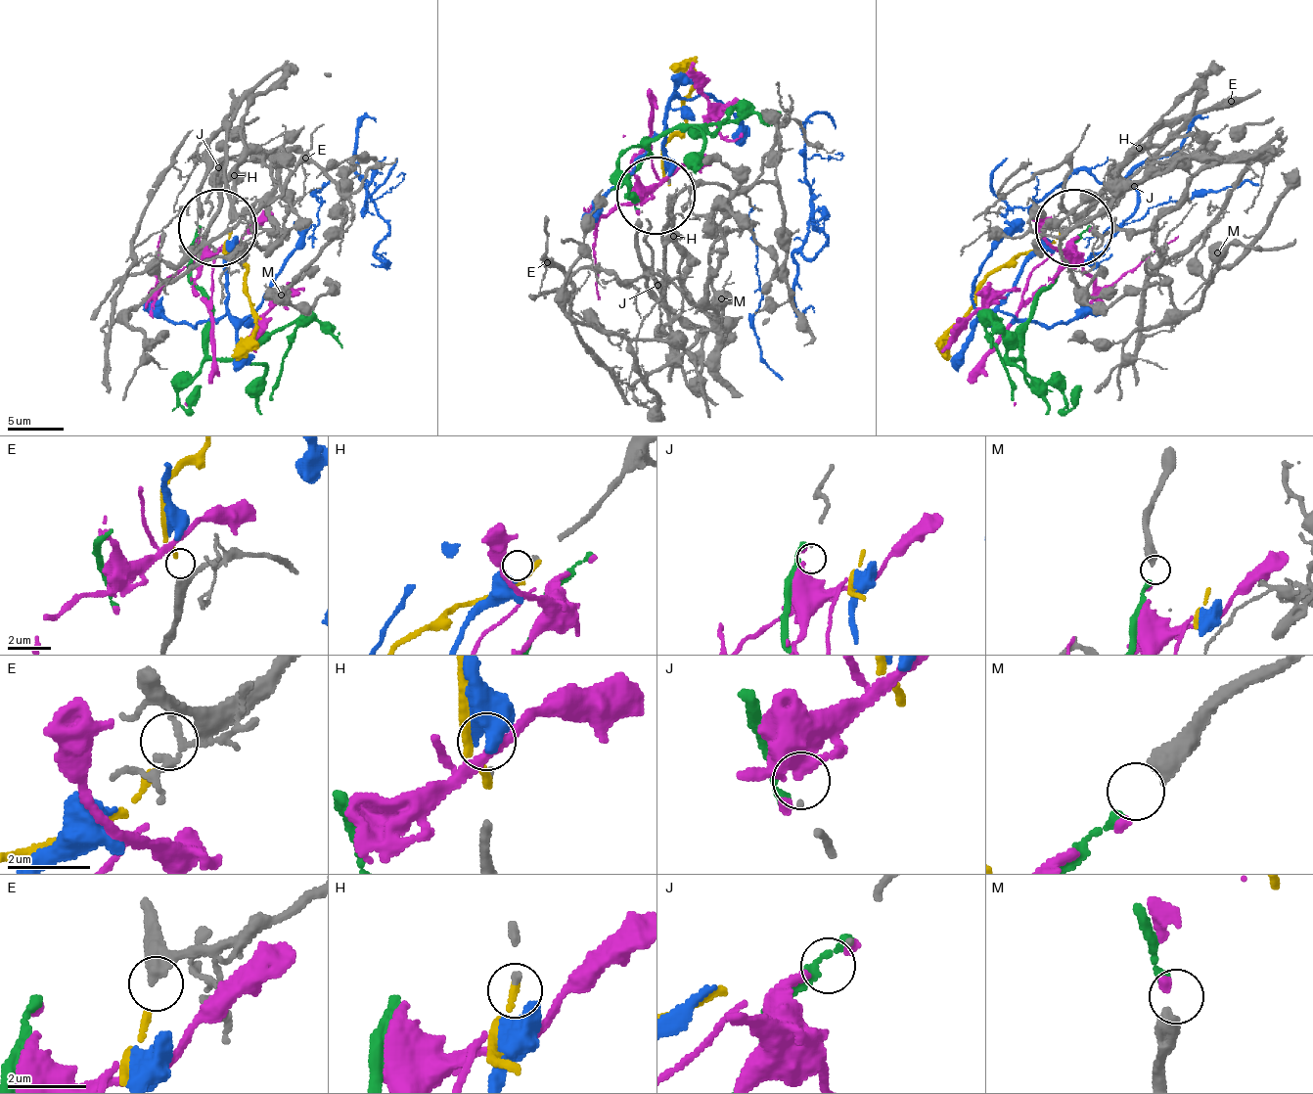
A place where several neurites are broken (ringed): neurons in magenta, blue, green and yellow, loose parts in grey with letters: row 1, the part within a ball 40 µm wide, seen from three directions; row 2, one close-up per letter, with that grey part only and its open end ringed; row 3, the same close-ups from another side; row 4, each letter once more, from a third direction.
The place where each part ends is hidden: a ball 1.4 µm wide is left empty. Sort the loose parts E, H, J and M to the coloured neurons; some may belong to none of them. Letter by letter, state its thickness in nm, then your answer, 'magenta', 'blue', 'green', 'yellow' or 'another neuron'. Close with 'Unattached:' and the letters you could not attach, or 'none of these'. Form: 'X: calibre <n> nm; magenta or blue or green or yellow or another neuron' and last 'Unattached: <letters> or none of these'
E: calibre 340 nm; yellow
H: calibre 120 nm; blue
J: calibre 60 nm; another neuron
M: calibre 440 nm; green
Unattached: J

